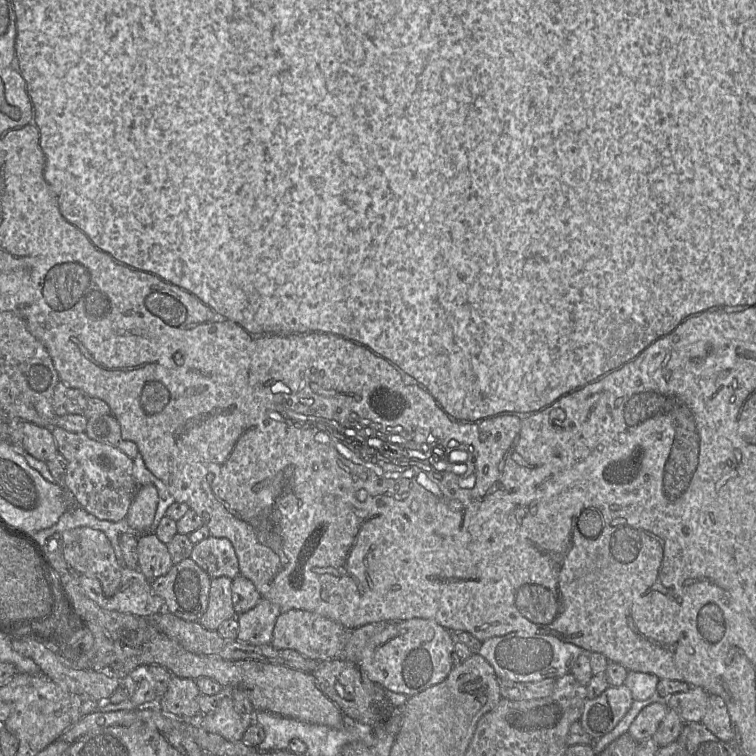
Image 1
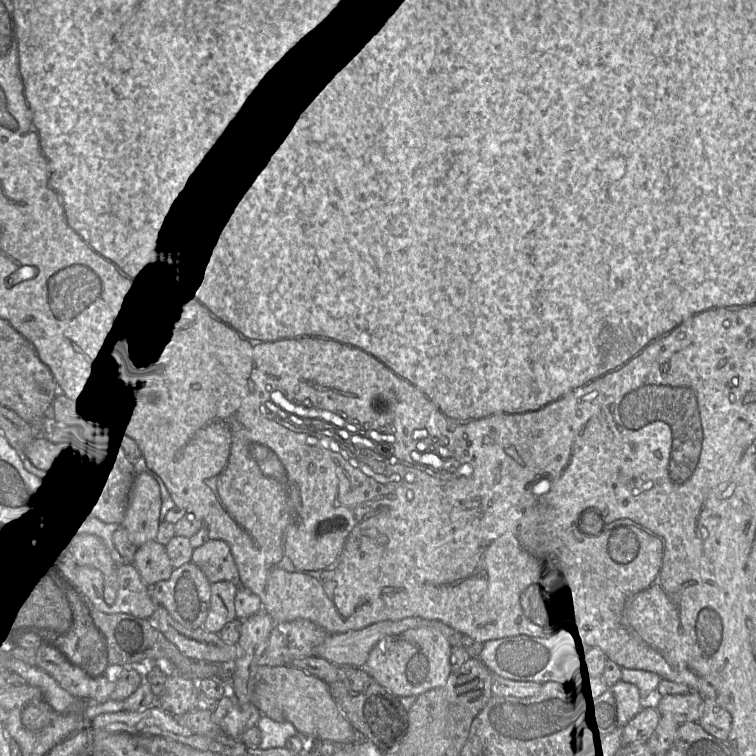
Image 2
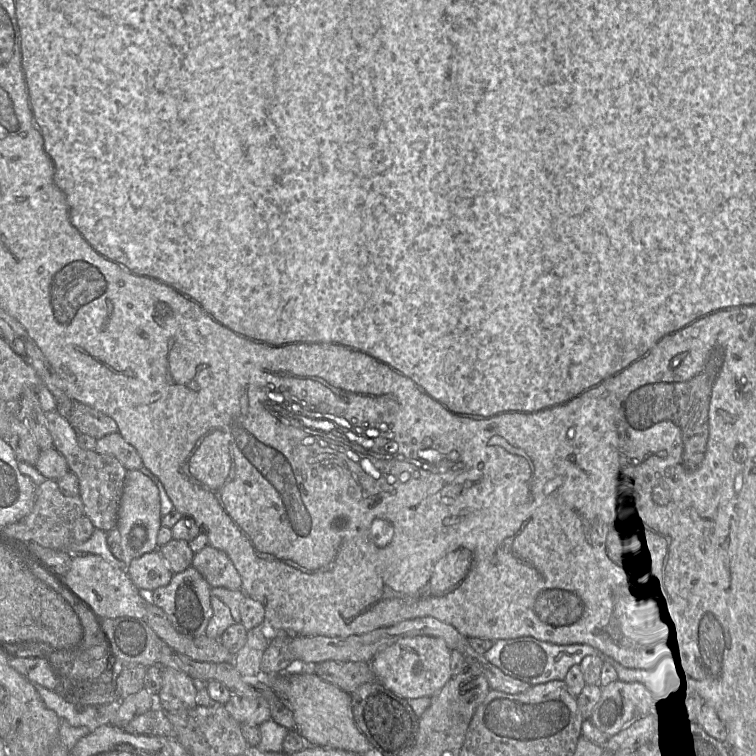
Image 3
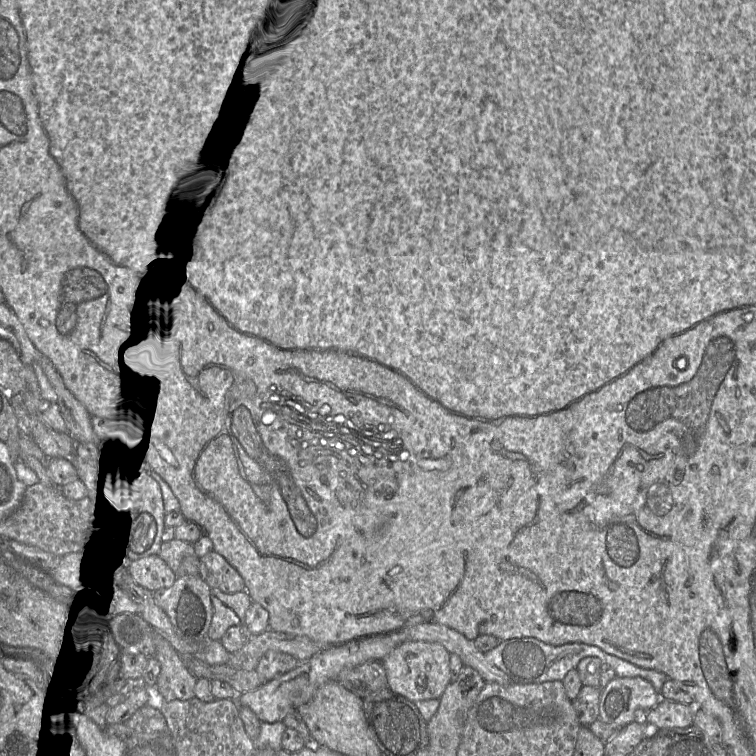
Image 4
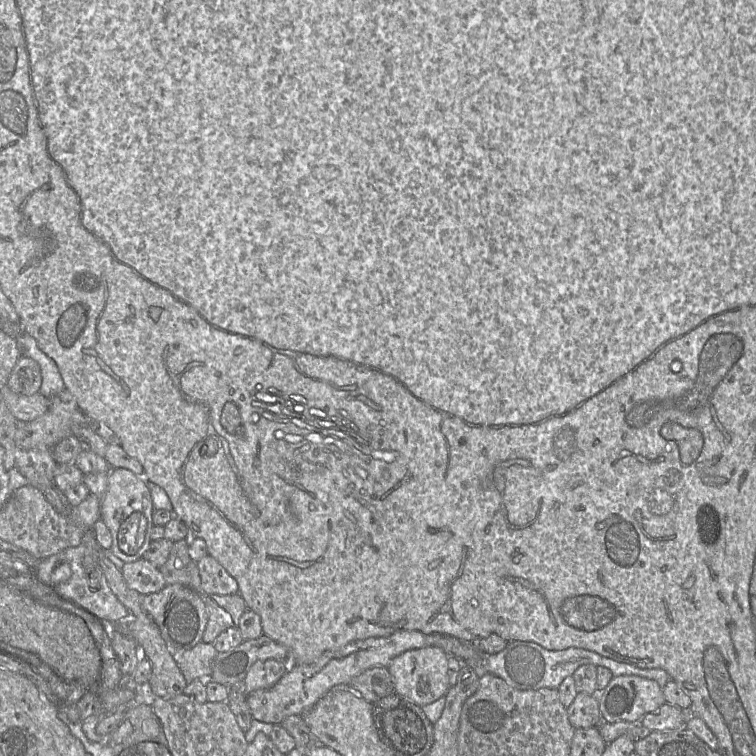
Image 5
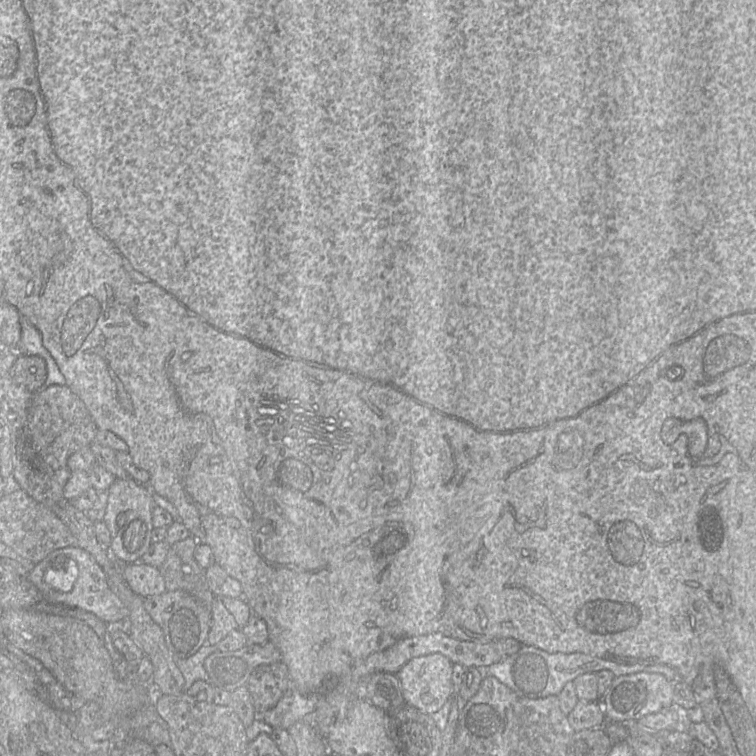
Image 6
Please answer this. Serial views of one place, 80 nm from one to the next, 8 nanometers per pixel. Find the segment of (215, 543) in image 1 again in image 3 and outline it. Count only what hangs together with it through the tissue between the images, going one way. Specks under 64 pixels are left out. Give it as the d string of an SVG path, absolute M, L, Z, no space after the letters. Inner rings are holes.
M210 544L194 554L192 566L211 587L241 590L241 577L230 558Z

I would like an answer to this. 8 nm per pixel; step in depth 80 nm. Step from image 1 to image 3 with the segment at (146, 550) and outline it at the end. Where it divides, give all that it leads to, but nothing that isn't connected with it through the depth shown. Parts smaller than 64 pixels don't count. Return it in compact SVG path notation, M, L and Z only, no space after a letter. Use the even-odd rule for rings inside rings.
M159 550L130 560L127 572L135 586L144 593L168 585L174 575Z

